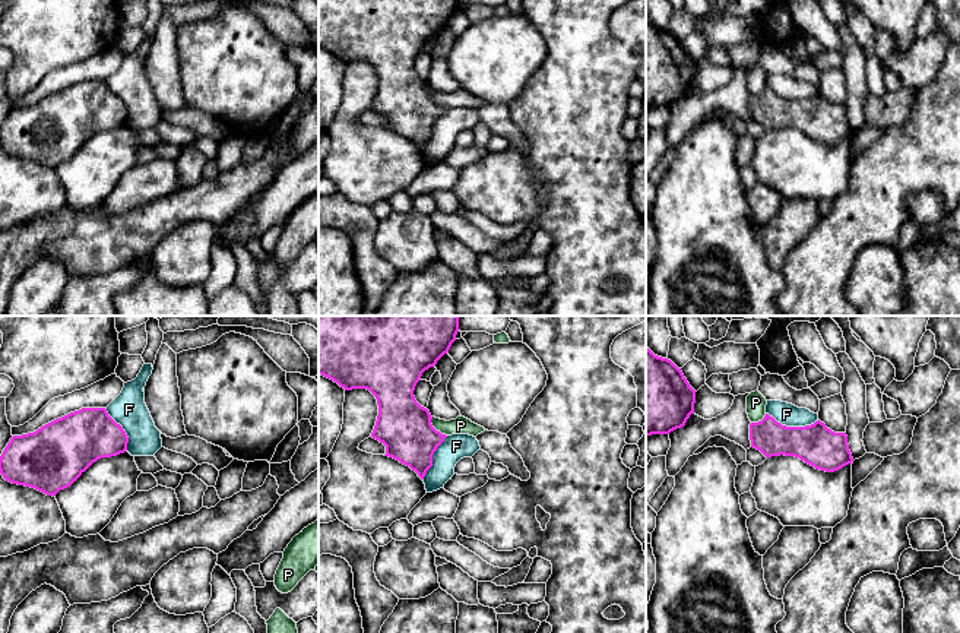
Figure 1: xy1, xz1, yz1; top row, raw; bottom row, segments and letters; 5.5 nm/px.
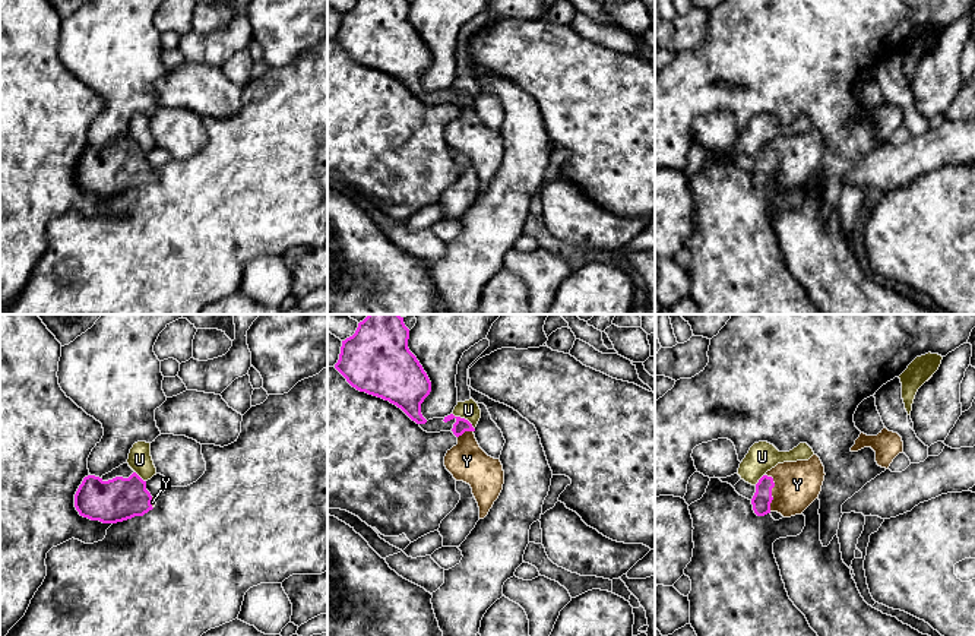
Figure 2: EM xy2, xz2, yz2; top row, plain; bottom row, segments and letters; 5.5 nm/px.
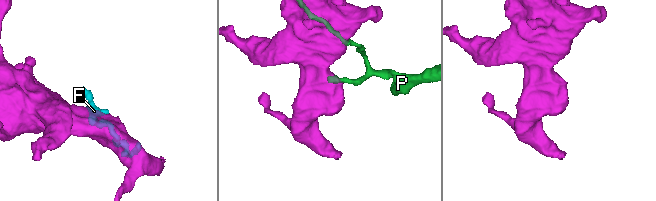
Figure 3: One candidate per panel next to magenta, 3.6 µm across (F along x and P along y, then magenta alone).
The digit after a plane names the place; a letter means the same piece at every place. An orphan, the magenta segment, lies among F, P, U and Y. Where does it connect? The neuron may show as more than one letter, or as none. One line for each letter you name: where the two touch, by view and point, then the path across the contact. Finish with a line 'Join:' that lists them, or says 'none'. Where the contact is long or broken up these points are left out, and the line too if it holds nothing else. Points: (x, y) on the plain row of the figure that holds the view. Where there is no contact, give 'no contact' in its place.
Y: yz2 (771, 164) | across yz2 (762, 171), (771, 164), (797, 157)
Join: Y

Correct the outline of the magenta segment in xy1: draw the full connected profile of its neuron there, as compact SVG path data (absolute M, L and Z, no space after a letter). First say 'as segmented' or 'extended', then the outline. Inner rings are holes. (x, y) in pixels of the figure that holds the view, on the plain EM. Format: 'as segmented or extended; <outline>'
as segmented; M82 80L34 105L13 108L0 129L0 146L54 170L98 132L124 126L127 115L126 104L105 80Z

